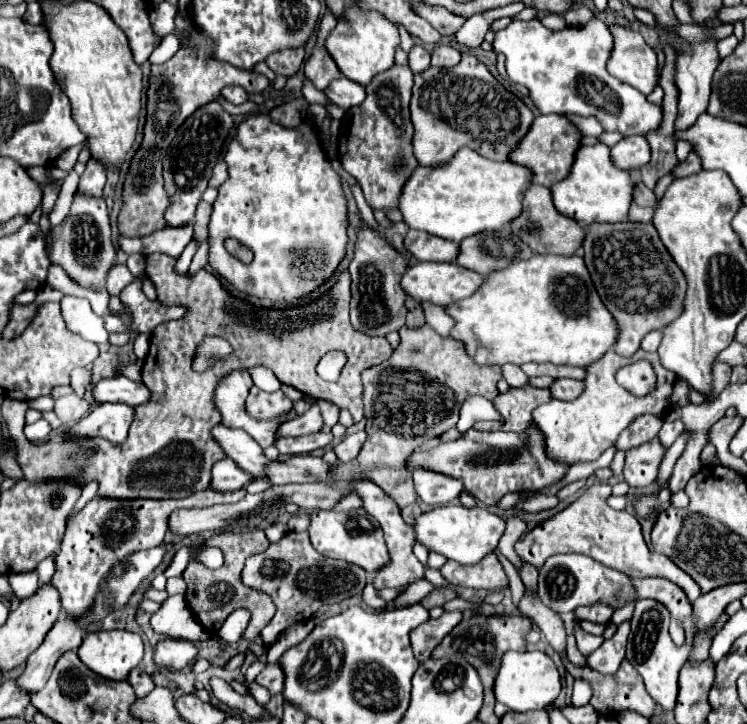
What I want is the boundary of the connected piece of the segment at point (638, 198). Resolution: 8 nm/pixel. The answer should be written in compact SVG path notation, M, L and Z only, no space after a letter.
M636 182L632 198L634 198L634 202L636 202L638 206L656 206L656 204L658 204L656 198L654 198L654 192L652 192L650 188L646 188L642 182Z

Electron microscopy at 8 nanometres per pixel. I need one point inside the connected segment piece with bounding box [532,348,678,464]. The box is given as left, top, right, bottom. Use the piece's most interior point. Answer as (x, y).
(581, 429)

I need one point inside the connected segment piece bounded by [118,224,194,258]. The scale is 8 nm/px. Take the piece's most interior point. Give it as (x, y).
(172, 241)

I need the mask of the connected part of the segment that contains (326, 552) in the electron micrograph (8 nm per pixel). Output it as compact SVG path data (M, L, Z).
M364 508L354 510L354 512L336 512L336 510L326 510L326 512L312 512L310 514L310 528L308 528L312 546L322 554L322 556L332 556L338 560L346 560L350 564L362 566L366 572L374 572L388 560L388 550L380 532L380 524L366 514Z

